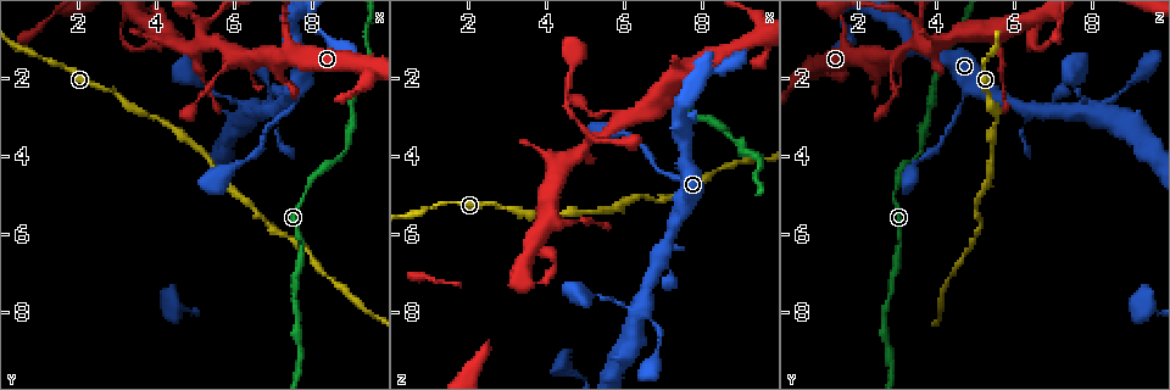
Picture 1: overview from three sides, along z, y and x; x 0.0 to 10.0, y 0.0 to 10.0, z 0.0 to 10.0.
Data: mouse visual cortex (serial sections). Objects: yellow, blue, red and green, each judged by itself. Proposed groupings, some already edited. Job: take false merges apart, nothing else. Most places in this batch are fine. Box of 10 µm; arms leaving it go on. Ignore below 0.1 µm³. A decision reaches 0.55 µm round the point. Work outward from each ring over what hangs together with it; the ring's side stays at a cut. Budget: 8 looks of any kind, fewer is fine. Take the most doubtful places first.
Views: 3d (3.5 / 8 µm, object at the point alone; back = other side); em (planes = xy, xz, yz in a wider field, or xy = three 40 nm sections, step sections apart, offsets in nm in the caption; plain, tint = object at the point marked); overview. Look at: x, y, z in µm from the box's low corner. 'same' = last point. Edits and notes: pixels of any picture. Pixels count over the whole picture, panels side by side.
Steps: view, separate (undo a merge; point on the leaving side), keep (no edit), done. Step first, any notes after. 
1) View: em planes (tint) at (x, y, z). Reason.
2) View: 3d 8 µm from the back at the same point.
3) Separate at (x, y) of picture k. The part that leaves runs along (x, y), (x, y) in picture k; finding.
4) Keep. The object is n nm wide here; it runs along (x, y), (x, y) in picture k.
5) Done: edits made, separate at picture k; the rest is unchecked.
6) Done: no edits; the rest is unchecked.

View: 3d 3.5 µm at (5.15, 1.10, 3.60). Thin arm on a thick one.

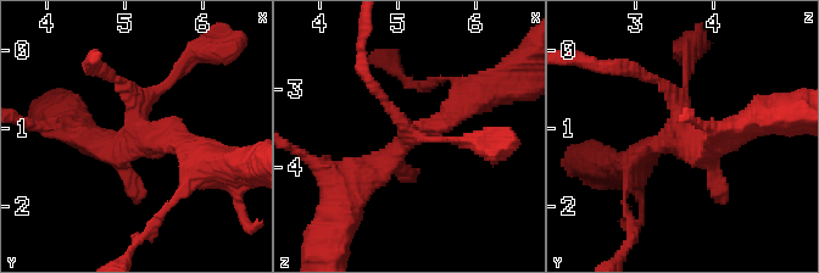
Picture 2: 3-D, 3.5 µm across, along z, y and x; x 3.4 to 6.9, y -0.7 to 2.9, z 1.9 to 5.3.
View: em xy step 2 (tint) at (5.20, 1.10, 3.60). Shape alone is not enough.

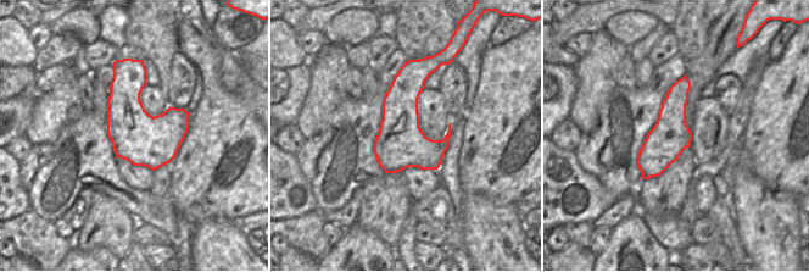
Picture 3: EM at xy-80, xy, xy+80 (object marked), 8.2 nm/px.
View: em xy step 1 (tint) at the same point.

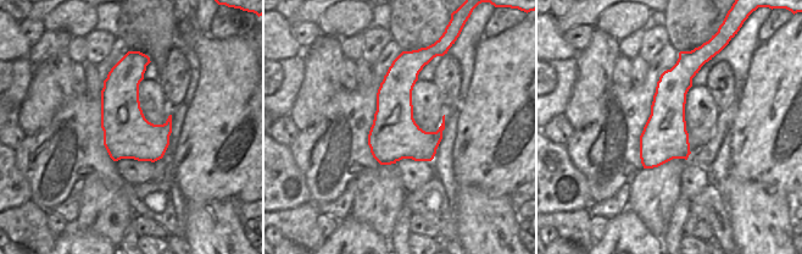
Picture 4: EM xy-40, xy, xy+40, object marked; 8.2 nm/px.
Keep. It runs along (482, 94), (354, 184) in picture 2; one cell here.

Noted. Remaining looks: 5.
View: 3d 3.5 µm from the back at (7.35, 2.85, 4.60). Thick turns thin.

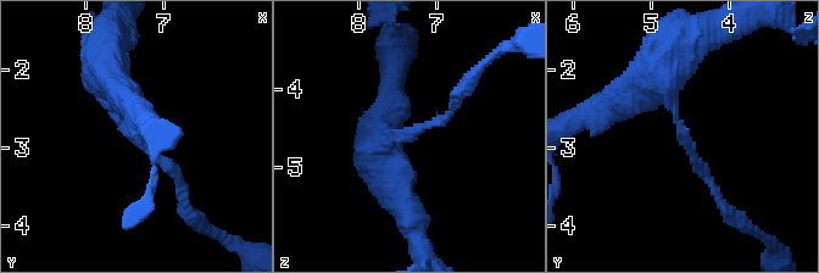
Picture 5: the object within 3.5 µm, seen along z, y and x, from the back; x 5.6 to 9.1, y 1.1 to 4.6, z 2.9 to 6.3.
View: em planes (tint) at (7.45, 2.85, 4.60). Now the EM.

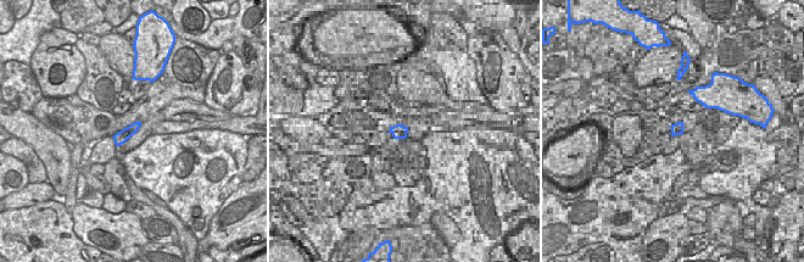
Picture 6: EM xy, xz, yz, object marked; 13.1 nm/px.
View: em xy step 3 (tint) at the same point.

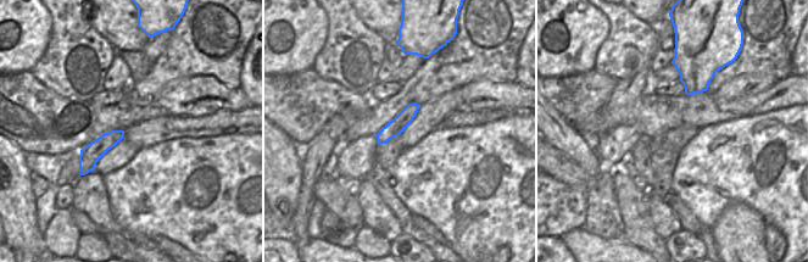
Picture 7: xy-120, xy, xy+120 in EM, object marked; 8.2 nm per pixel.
Keep. The arms are 150, 450 nm wide; it runs along (105, 61), (120, 122), (179, 185) in picture 5; one cell here.

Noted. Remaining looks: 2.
View: 3d 3.5 µm at (8.10, 0.75, 1.85). Thick turns thin.

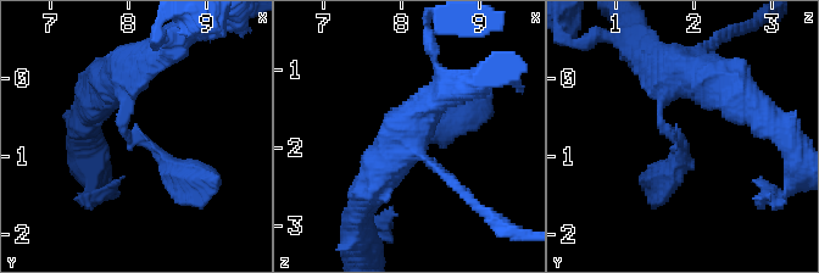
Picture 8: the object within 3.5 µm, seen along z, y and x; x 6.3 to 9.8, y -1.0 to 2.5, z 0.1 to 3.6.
View: em planes (tint) at (8.10, 0.75, 1.75). Shape alone is not enough.

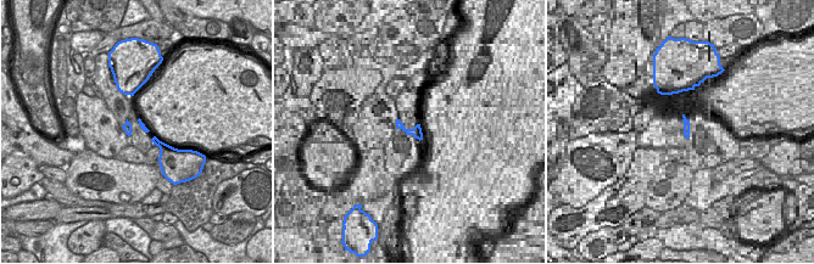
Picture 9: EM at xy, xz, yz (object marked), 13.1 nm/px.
Keep. It runs along (120, 79), (124, 132), (199, 180) in picture 8; one cell here.

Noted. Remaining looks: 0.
Done: no edits; the rest is unchecked.

